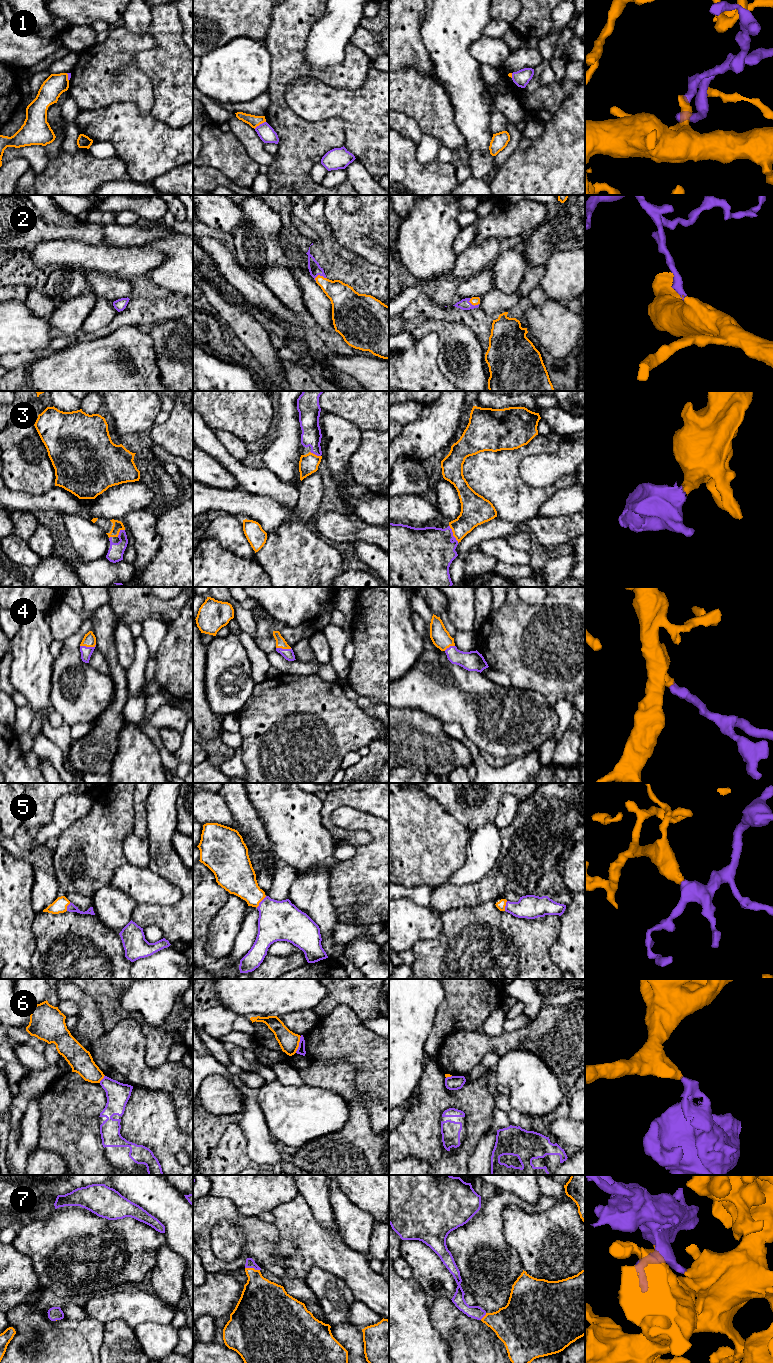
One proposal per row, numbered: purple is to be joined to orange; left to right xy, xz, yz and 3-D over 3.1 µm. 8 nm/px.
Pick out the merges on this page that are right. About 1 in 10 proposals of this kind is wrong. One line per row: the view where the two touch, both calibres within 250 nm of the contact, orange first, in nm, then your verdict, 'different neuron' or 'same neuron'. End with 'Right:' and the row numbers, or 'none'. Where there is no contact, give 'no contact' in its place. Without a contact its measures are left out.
1: xz | 90/130 nm | same neuron
2: xz | 200/100 nm | same neuron
3: yz | 220/400 nm | same neuron
4: xy | 110/90 nm | same neuron
5: xz | 260/320 nm | same neuron
6: xz | 160/60 nm | different neuron
7: xz | 320/80 nm | same neuron
Right: 1, 2, 3, 4, 5, 7

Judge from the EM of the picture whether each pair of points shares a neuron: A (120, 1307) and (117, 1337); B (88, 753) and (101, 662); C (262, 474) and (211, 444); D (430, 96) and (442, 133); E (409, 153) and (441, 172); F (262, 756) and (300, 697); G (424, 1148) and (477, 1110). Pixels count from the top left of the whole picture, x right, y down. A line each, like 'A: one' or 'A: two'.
A: two
B: two
C: one
D: one
E: one
F: one
G: one

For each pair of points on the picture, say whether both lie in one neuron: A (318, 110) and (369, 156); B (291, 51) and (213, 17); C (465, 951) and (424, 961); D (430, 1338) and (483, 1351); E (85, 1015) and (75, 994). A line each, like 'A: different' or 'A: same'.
A: same
B: different
C: same
D: different
E: same

